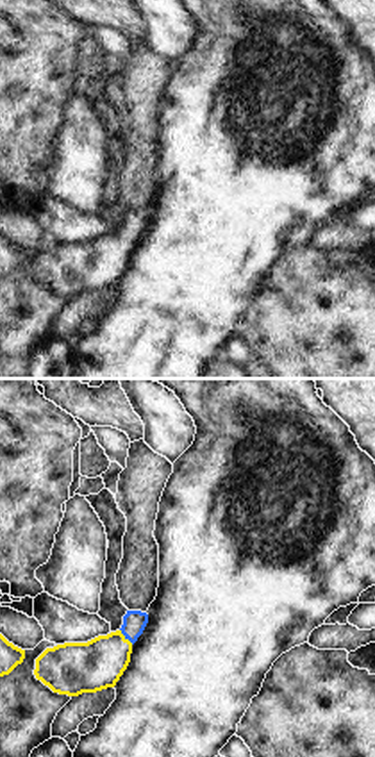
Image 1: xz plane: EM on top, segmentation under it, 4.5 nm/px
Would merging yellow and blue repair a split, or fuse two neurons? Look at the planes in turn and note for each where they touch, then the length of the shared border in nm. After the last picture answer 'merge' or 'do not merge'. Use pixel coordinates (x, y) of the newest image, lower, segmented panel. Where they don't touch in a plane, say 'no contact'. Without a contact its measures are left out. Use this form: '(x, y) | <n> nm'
(124, 636) | 90 nm

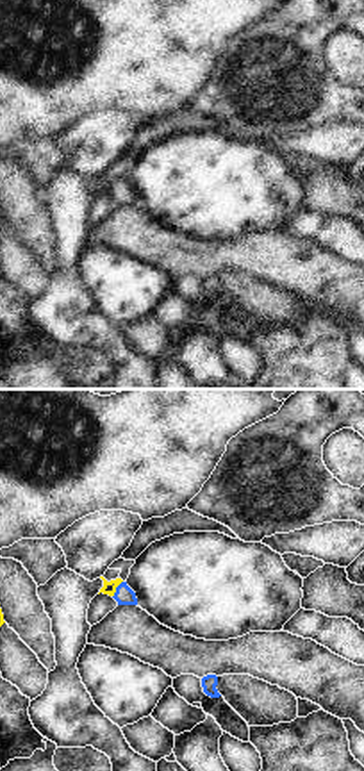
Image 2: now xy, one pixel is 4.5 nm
(115, 589) | 90 nm

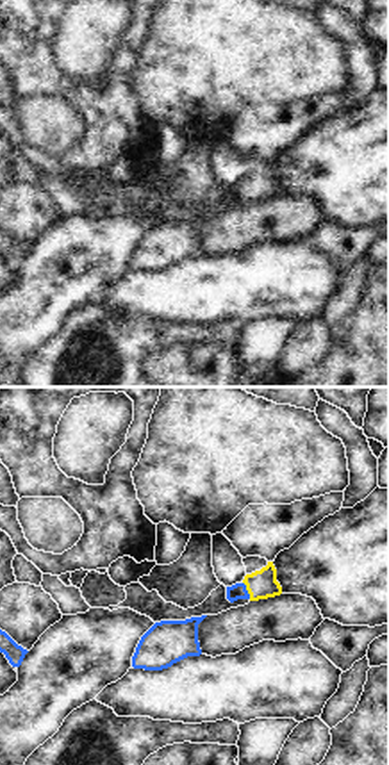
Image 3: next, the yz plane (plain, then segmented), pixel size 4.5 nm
(247, 589) | 90 nm

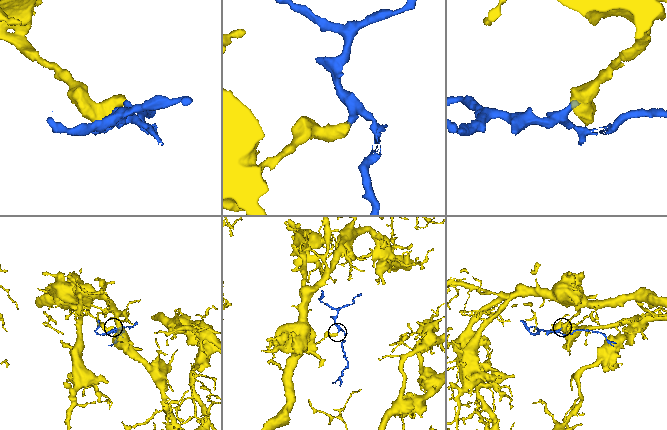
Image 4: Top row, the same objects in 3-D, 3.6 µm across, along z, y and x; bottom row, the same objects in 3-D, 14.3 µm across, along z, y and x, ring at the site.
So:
merge

